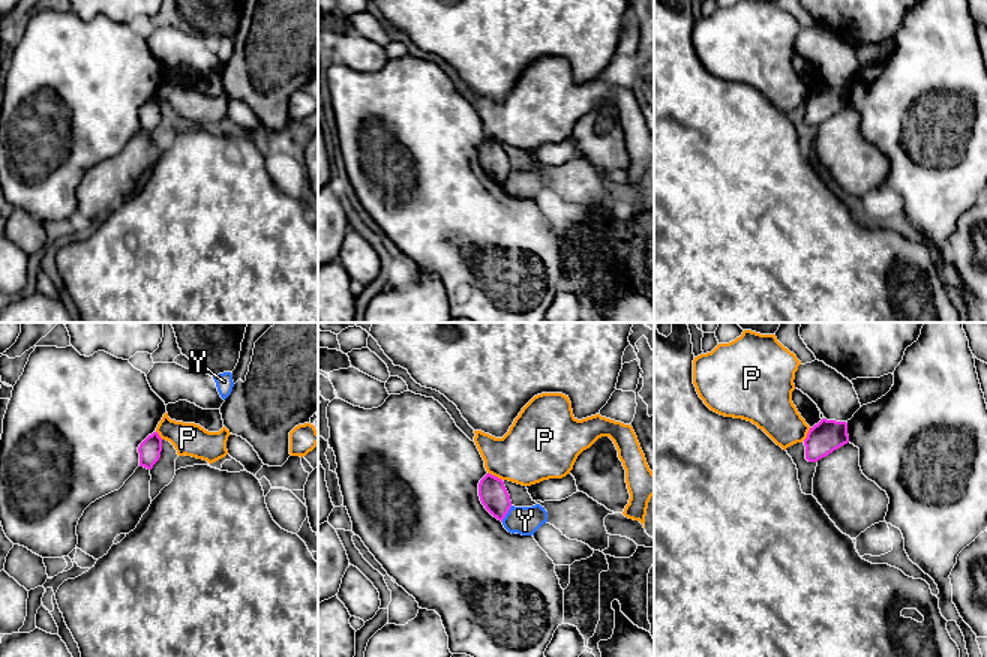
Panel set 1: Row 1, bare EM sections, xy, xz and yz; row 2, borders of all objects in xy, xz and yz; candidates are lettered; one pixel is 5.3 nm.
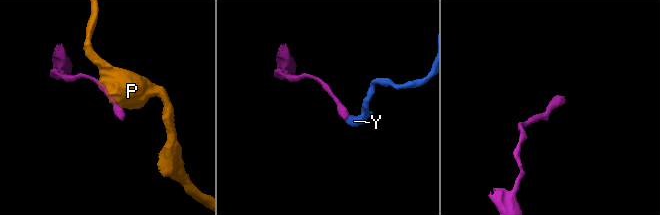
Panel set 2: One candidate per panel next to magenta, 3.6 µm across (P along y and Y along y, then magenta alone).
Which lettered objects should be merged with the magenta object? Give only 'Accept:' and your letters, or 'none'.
Accept: none

